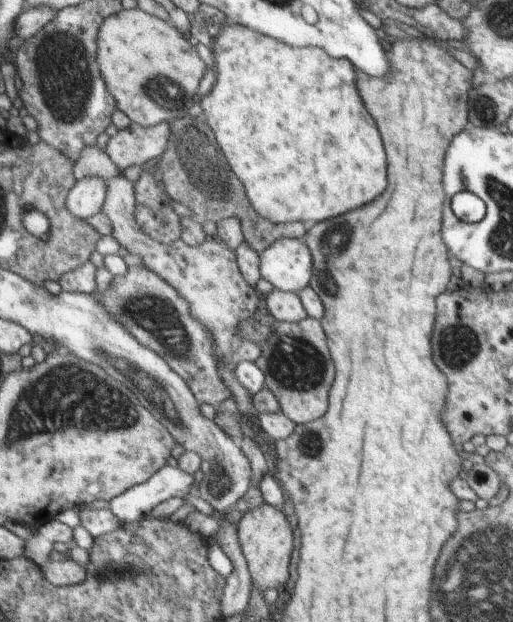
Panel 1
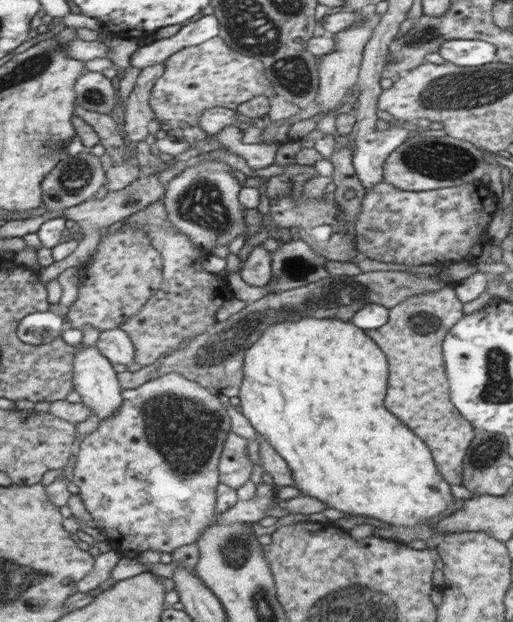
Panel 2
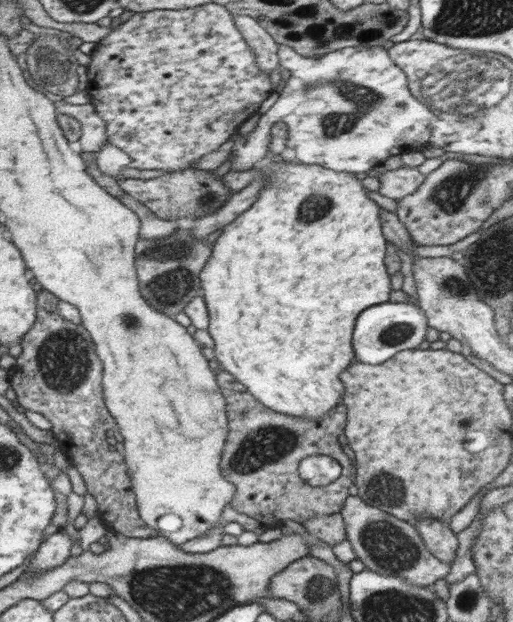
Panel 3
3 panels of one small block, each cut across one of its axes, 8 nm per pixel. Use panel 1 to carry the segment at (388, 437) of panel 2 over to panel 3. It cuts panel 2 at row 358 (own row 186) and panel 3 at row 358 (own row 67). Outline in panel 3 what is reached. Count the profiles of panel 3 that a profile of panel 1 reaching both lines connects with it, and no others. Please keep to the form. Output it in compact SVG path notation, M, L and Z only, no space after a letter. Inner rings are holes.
M293 160L274 164L274 168L264 168L261 176L266 176L270 181L264 185L258 199L247 211L242 212L234 221L221 228L222 233L213 242L214 247L212 247L210 259L200 271L200 293L204 297L209 314L207 330L214 341L214 355L220 363L220 368L242 383L253 398L276 413L316 421L316 419L322 419L326 413L332 412L332 408L336 406L336 402L340 400L344 392L344 386L338 380L338 376L354 360L352 332L355 330L354 322L358 314L371 306L389 300L391 276L384 265L388 240L383 234L380 207L368 197L368 190L363 187L361 180L354 173L336 172L320 165L309 165Z

